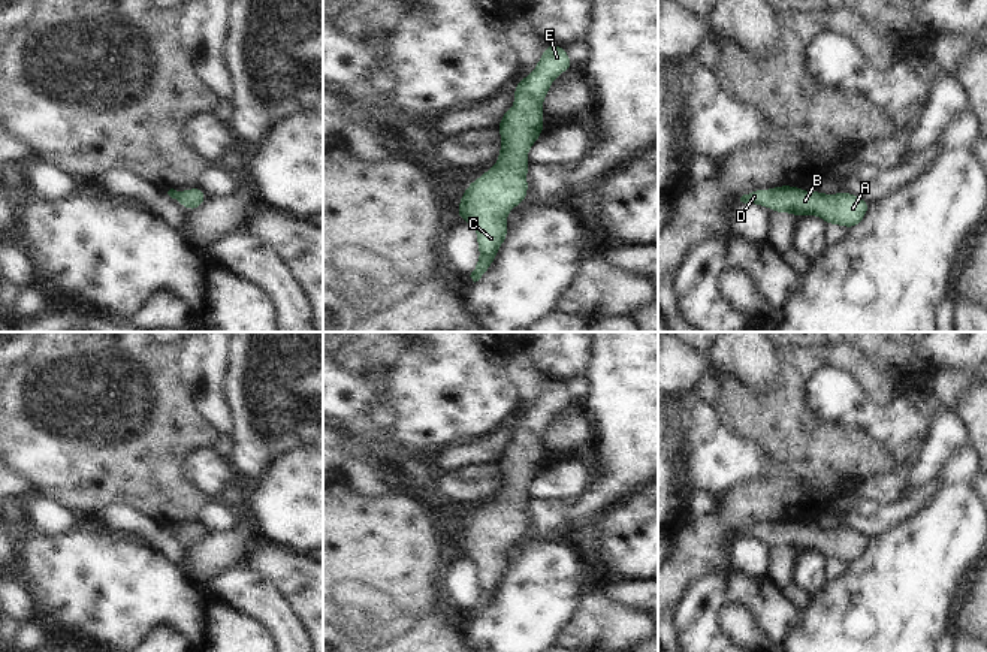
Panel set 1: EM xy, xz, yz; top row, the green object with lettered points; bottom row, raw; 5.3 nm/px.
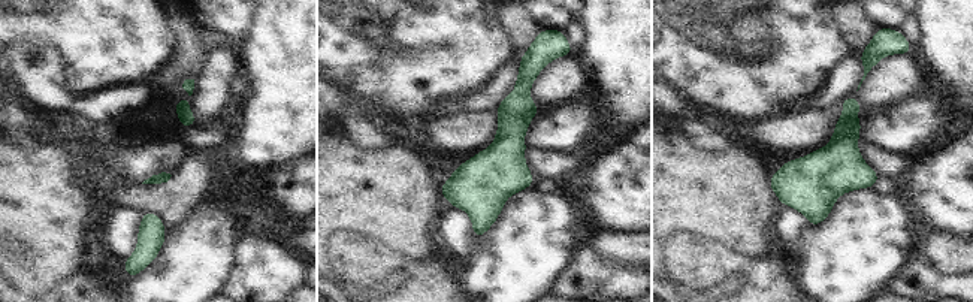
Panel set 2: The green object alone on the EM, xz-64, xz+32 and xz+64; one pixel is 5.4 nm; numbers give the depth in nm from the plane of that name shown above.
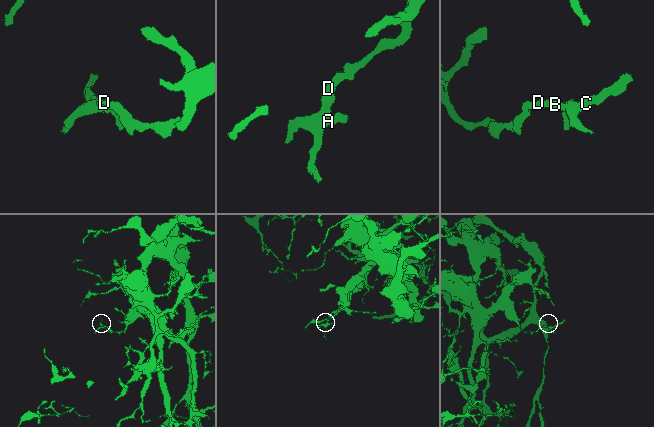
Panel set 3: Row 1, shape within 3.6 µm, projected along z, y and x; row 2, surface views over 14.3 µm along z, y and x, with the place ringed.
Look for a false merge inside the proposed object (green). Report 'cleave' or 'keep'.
keep

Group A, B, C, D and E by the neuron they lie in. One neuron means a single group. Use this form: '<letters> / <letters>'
A B C D E

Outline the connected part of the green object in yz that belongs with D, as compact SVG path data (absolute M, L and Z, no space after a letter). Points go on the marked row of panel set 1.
M793 185L749 191L740 197L740 202L769 206L773 212L791 212L799 218L818 215L827 224L840 224L848 229L860 224L869 208L869 202L852 193L824 194L803 191Z

